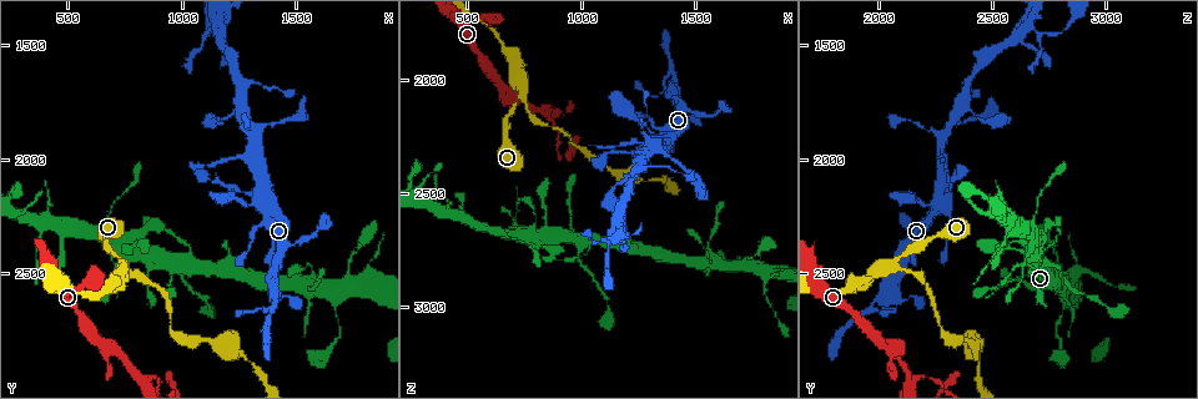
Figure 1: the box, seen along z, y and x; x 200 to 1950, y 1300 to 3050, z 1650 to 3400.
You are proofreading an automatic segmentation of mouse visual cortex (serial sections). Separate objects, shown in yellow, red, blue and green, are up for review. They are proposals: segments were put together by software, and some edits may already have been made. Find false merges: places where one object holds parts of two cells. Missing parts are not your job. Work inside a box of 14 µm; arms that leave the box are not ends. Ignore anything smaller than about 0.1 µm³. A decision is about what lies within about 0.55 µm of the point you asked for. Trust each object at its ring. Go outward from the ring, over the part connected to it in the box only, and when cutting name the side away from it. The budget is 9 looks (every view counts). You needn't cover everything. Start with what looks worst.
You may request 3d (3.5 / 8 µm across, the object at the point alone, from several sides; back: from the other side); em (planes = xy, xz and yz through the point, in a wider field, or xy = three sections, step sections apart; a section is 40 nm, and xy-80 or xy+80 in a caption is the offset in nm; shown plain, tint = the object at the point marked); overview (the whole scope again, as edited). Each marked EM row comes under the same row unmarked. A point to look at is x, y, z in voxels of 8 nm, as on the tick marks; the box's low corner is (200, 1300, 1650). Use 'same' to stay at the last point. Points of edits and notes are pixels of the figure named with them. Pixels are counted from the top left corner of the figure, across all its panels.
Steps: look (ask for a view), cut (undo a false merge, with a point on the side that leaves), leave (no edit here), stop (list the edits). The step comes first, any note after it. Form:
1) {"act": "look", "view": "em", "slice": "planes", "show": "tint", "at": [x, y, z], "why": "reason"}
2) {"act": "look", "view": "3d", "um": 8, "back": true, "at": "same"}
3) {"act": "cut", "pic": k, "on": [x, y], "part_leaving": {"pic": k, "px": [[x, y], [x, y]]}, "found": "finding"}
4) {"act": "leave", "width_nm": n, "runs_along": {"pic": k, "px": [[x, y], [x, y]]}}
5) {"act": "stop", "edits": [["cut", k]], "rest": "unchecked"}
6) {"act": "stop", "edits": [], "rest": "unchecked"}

{"act": "look", "view": "3d", "um": 3.5, "at": [730, 2430, 2090]}

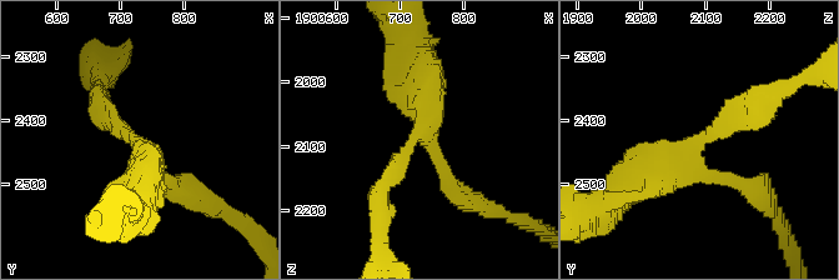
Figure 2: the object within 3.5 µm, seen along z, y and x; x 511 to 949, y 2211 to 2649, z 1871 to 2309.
{"act": "look", "view": "em", "slice": "xy", "step": 2, "show": "tint", "at": [730, 2435, 2090], "arms": 3, "arm_widths_nm": [200, 200, 500]}

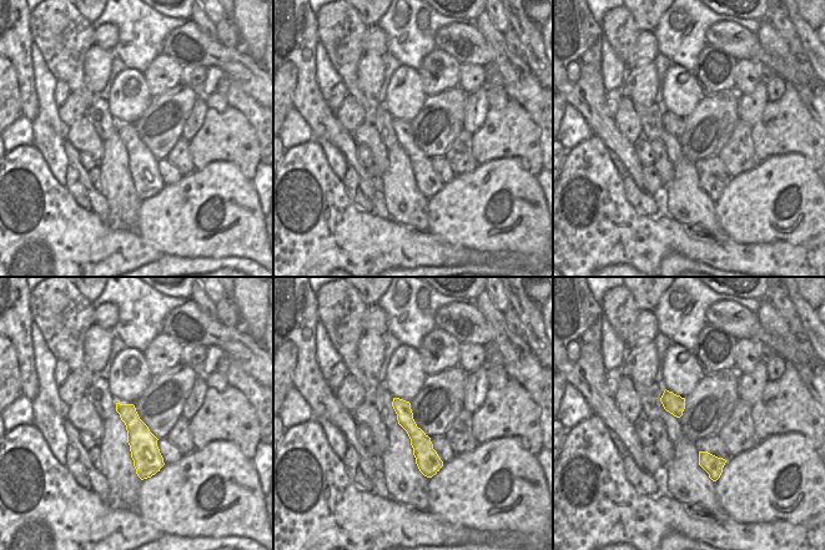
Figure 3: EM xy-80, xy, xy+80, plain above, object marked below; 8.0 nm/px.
{"act": "leave", "width_nm": 160, "runs_along": {"pic": 2, "px": [[101, 105], [167, 183]]}, "found": "continuous, no second cell"}

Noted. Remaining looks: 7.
{"act": "look", "view": "3d", "um": 3.5, "at": [800, 2960, 2130], "why": "three-way junction"}

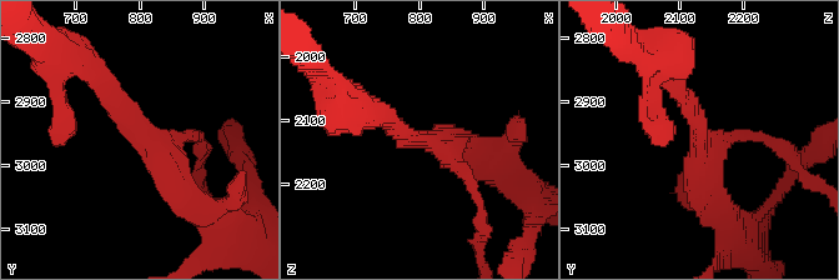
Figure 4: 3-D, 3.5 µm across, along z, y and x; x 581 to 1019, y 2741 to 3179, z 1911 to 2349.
{"act": "look", "view": "em", "slice": "xy", "step": 2, "show": "tint", "at": [820, 2960, 2135], "arms": 3, "arm_widths_nm": [150, 250, 350]}

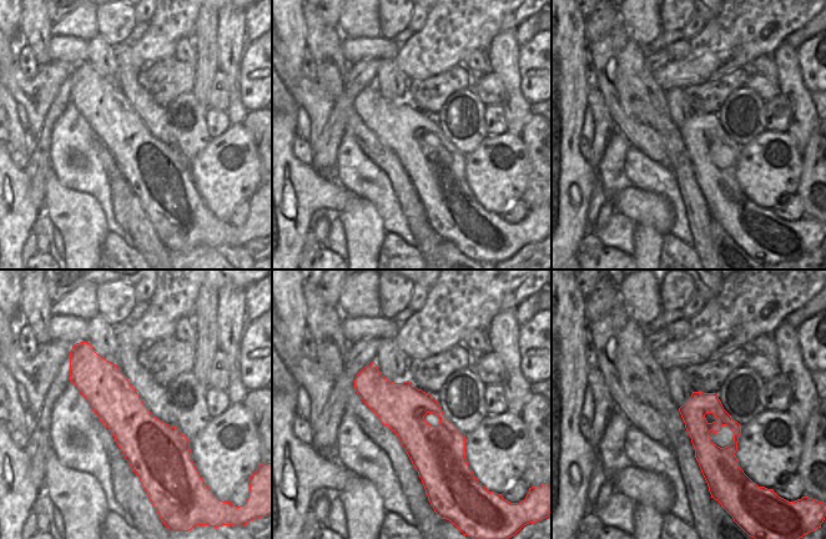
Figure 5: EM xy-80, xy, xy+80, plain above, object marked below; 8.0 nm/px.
{"act": "leave", "runs_along": {"pic": 4, "px": [[99, 78], [184, 193]]}, "found": "one cell here"}

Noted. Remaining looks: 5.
{"act": "look", "view": "3d", "um": 3.5, "at": [1150, 1410, 2650], "why": "abrupt turn"}

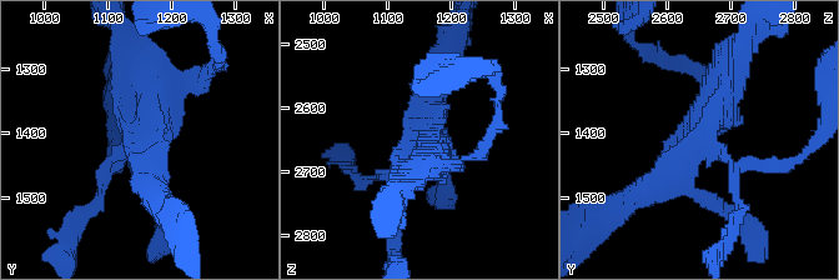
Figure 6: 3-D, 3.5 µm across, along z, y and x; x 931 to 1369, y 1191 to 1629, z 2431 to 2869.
{"act": "look", "view": "em", "slice": "xy", "step": 5, "show": "tint", "at": [1155, 1420, 2640], "why": "shape alone is not enough"}

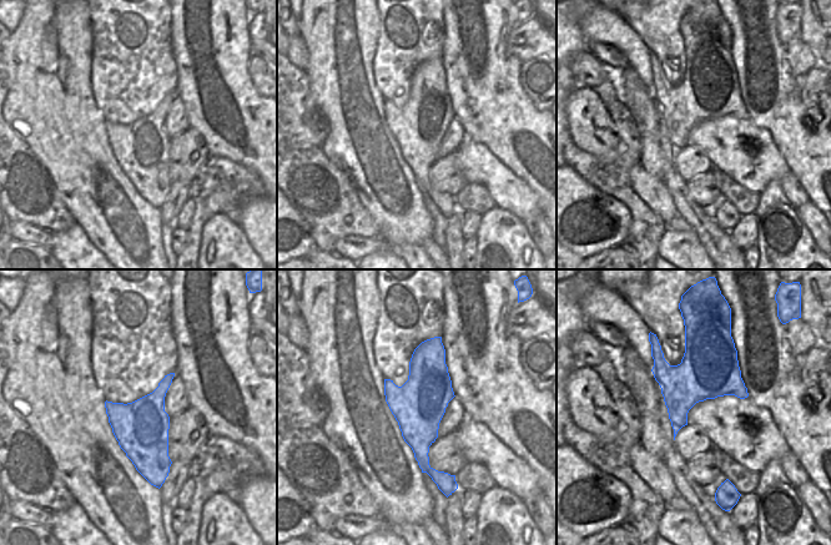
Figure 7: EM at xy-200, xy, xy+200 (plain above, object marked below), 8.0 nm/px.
{"act": "look", "view": "em", "slice": "xy", "step": 2, "show": "tint", "at": "same"}

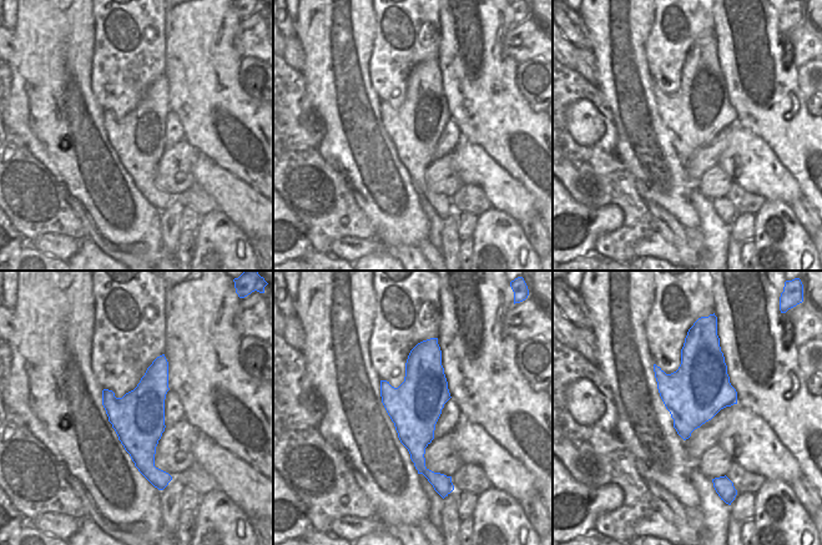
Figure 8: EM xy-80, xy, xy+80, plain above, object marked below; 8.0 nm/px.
{"act": "leave", "runs_along": {"pic": 6, "px": [[633, 198], [694, 144], [723, 79]]}, "found": "continuous, no second cell"}

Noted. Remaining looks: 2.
{"act": "look", "view": "3d", "um": 3.5, "at": [980, 2460, 2690], "why": "a fork"}

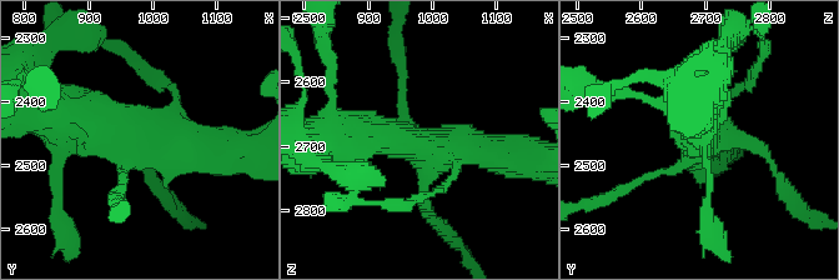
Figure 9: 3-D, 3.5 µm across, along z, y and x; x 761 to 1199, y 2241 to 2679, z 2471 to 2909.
{"act": "look", "view": "em", "slice": "xy", "step": 1, "show": "tint", "at": [990, 2450, 2700]}

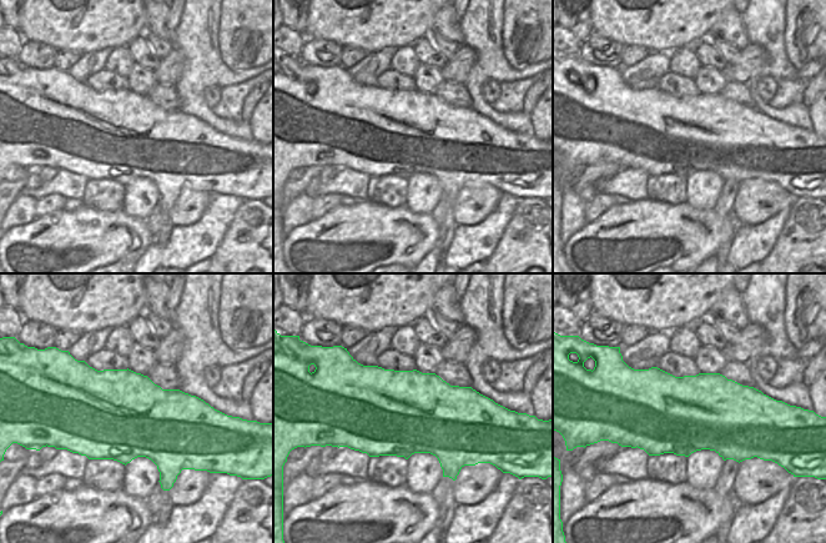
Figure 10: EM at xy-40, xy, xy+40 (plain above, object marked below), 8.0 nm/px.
{"act": "leave", "runs_along": {"pic": 9, "px": [[345, 144], [398, 138], [506, 154]]}, "found": "one cell here"}

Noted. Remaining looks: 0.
{"act": "stop", "edits": [], "rest": "unchecked"}

